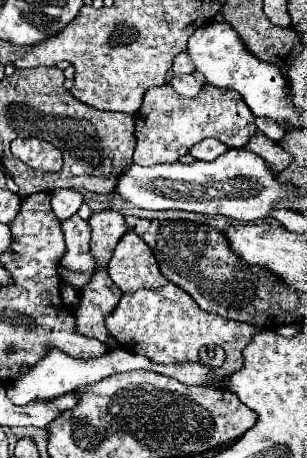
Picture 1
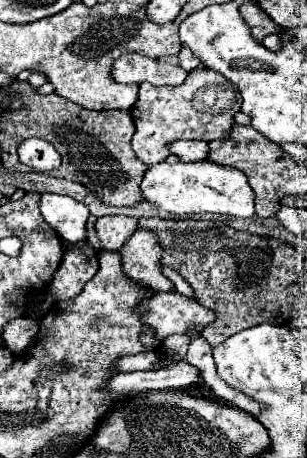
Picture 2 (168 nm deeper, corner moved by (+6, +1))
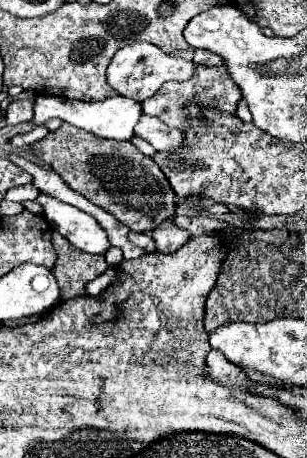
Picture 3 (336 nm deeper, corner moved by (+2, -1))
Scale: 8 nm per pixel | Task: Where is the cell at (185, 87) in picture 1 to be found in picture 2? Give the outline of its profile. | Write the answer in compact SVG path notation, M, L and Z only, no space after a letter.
M141 53L121 55L111 69L111 77L117 83L151 83L151 85L181 85L187 77L187 71L179 65L151 59Z

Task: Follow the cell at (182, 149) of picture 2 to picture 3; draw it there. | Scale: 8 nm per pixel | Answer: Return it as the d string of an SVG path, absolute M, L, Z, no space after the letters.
M141 115L135 127L135 135L149 141L155 151L177 151L181 149L181 145L185 145L185 135L179 129L167 127L157 117Z

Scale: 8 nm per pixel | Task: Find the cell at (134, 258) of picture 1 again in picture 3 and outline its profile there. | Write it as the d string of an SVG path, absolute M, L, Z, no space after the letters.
M163 221L157 229L151 231L151 237L159 253L175 253L181 249L181 245L185 245L185 241L189 241L189 233L179 229L173 221Z

